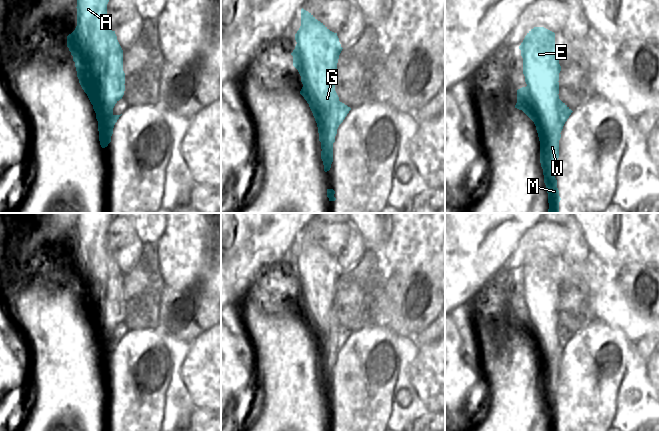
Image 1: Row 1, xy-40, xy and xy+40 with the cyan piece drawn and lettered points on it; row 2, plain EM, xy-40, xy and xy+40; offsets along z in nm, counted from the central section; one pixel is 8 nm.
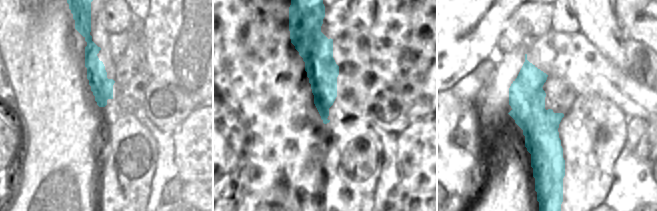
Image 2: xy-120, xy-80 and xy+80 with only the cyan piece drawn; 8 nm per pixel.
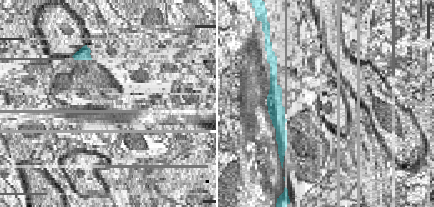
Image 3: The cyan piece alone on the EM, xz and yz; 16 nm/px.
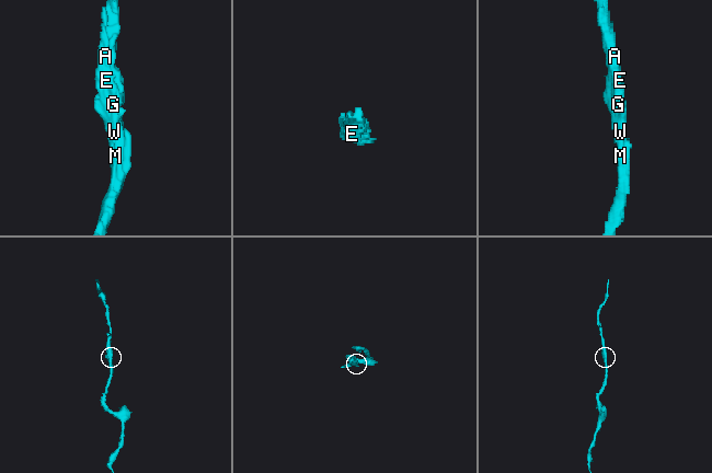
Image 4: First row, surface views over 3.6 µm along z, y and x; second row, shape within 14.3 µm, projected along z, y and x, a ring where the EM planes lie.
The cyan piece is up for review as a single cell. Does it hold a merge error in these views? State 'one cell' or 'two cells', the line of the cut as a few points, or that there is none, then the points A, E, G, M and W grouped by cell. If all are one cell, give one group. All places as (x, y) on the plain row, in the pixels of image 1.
one cell | no cut | A E G M W

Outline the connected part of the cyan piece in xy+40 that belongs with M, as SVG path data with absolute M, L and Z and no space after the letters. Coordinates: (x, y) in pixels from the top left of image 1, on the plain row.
M534 251L519 273L527 310L517 314L515 332L522 334L536 350L549 431L559 431L555 388L559 382L560 357L573 335L558 319L561 290L555 278L555 257Z

